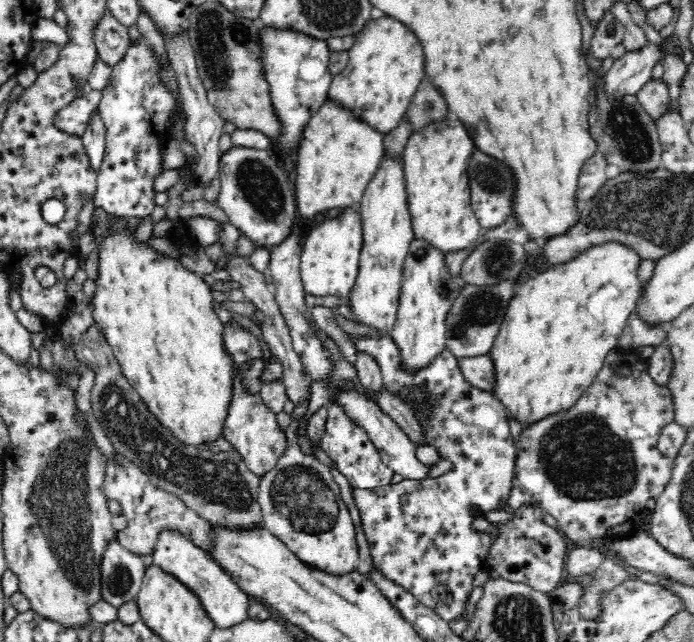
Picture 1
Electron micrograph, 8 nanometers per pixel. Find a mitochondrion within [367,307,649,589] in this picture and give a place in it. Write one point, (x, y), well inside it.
(585, 458)

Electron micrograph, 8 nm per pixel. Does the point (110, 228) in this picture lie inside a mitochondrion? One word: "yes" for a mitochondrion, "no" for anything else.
no

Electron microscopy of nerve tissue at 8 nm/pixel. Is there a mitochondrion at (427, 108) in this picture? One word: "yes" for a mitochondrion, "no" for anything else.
yes

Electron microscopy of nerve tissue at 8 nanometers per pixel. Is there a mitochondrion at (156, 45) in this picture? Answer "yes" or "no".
no

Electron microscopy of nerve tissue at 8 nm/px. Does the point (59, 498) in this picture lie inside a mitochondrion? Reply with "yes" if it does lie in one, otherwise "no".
yes

